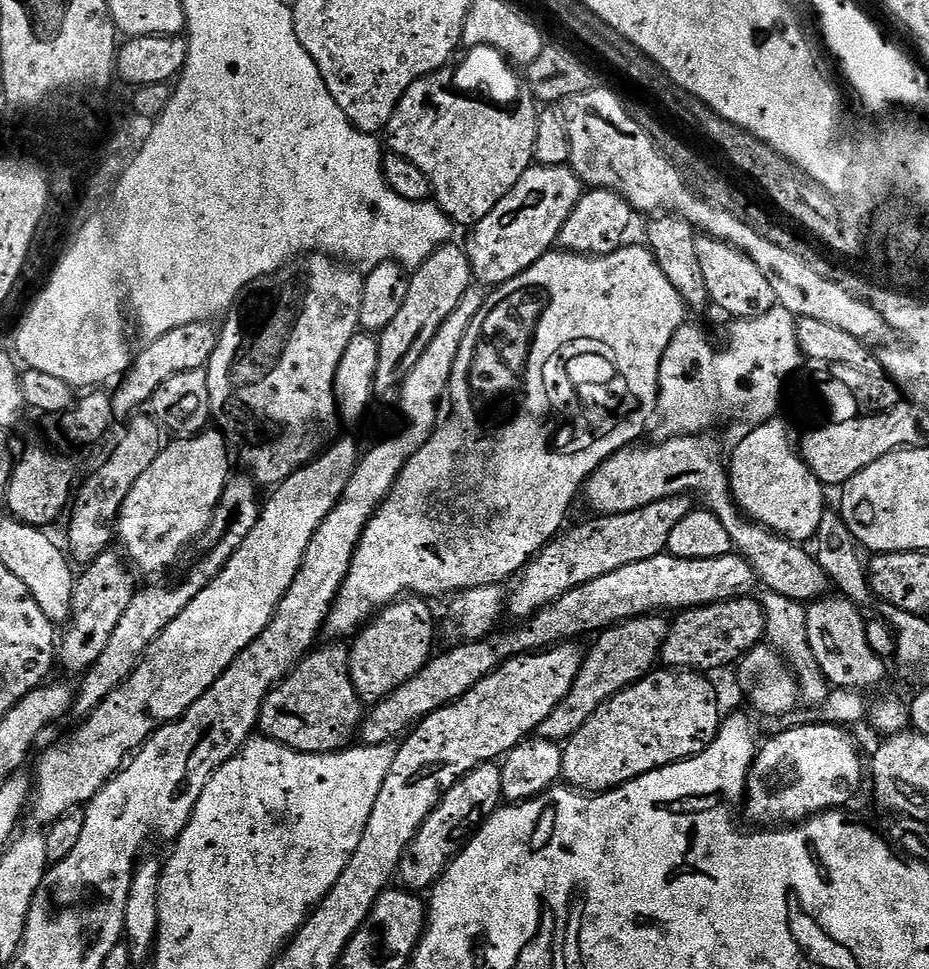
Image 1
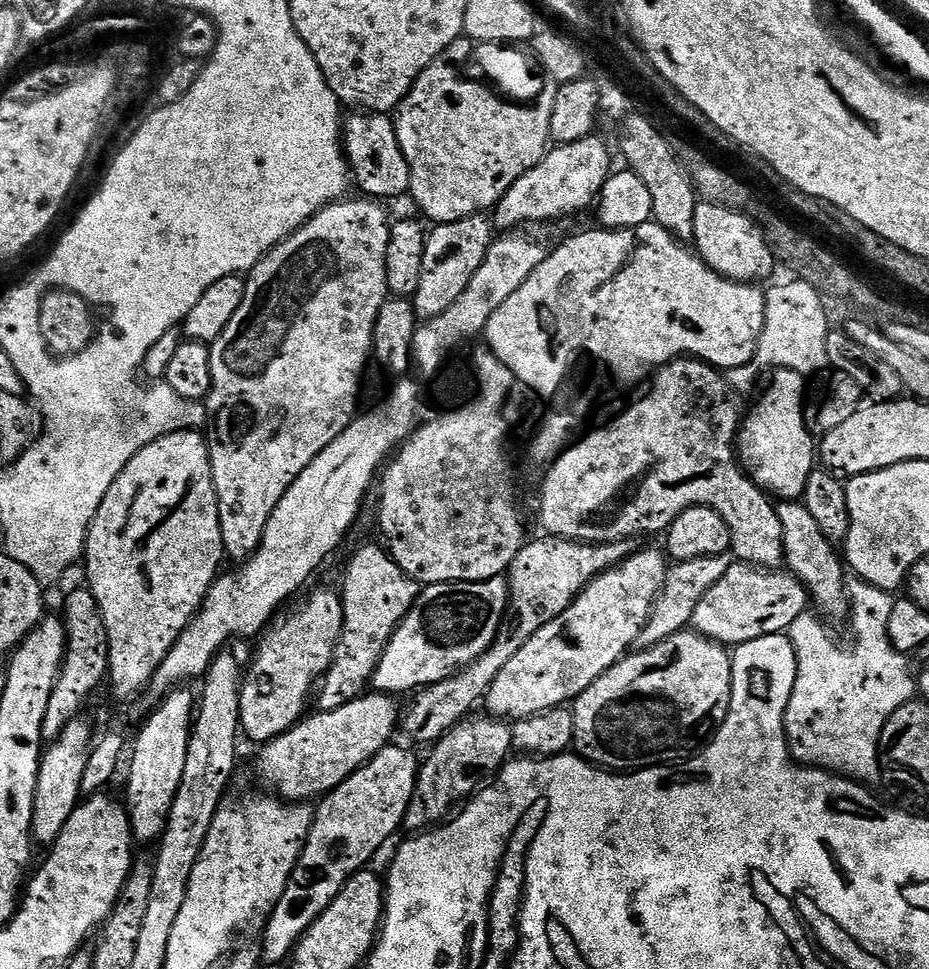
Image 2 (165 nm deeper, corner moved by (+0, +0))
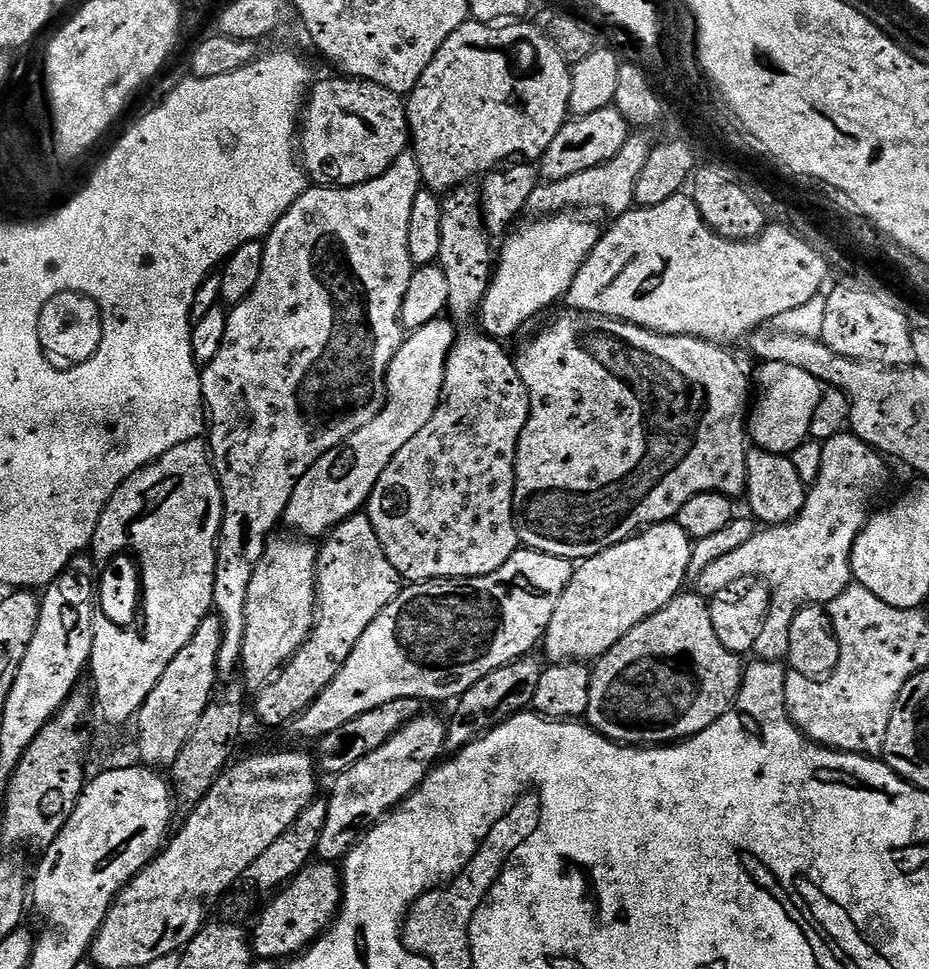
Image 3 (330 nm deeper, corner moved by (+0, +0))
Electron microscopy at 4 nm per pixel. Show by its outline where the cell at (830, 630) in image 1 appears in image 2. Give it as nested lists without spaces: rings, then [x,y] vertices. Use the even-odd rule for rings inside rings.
[[[803,502],[777,503],[776,513],[782,522],[784,564],[787,571],[804,583],[811,603],[821,617],[847,617],[850,612],[850,605],[846,591],[846,564],[837,545],[822,534],[822,529],[819,528],[814,514],[810,514],[810,510],[806,510]]]

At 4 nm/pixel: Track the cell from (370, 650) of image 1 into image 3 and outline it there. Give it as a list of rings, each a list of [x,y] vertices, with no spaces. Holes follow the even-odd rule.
[[[367,515],[352,516],[323,537],[316,554],[316,625],[308,641],[288,659],[278,675],[255,693],[257,718],[268,728],[280,728],[283,724],[285,727],[298,719],[334,682],[334,674],[354,654],[358,638],[390,606],[401,587],[402,578],[390,566],[390,558],[386,558]]]

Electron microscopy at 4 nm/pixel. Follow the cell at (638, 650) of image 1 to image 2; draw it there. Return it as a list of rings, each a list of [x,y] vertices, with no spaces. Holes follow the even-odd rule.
[[[731,551],[706,558],[675,561],[669,567],[658,598],[652,603],[652,613],[644,629],[638,634],[635,647],[637,649],[649,648],[666,638],[670,638],[675,632],[685,631],[691,625],[698,602],[702,602],[702,598],[706,598],[707,592],[724,577],[726,570],[730,570],[732,563],[734,563],[734,557]]]

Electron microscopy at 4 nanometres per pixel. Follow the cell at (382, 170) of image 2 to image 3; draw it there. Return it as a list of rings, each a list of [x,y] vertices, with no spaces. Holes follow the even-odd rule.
[[[336,78],[340,80],[324,80],[313,83],[307,97],[306,107],[302,113],[302,127],[298,132],[298,159],[306,173],[307,179],[313,185],[322,188],[353,188],[359,184],[370,182],[374,178],[378,178],[384,171],[391,166],[394,161],[404,153],[410,144],[410,133],[408,130],[408,109],[406,107],[406,100],[401,93],[391,92],[386,90],[384,86],[378,86],[369,80],[353,80],[351,78]]]

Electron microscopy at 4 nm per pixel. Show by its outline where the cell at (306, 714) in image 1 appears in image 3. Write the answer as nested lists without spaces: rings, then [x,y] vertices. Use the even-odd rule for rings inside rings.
[[[277,530],[269,536],[246,594],[246,638],[242,638],[242,683],[249,693],[265,688],[310,638],[316,625],[317,545],[299,534]]]

